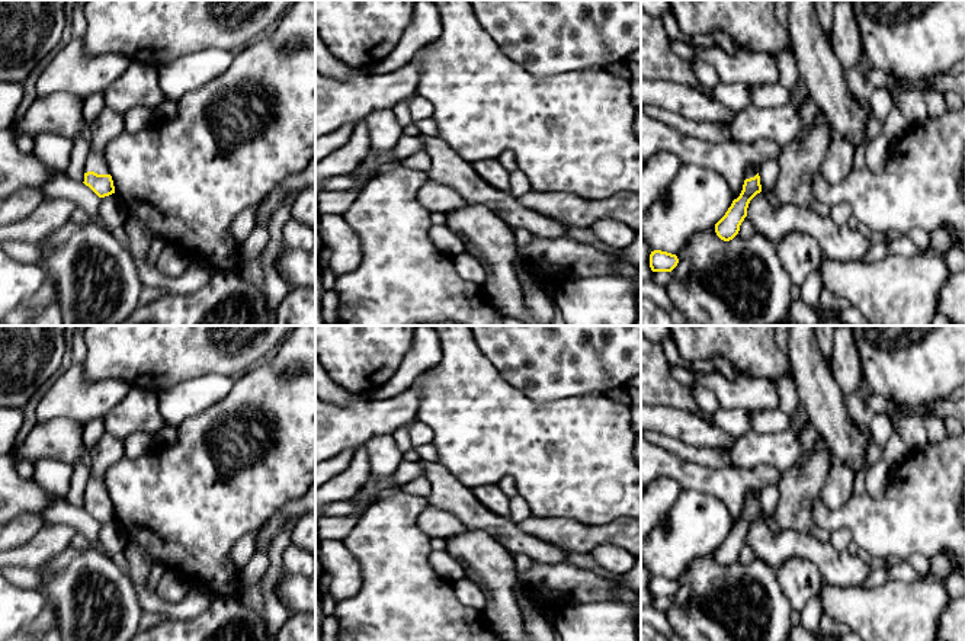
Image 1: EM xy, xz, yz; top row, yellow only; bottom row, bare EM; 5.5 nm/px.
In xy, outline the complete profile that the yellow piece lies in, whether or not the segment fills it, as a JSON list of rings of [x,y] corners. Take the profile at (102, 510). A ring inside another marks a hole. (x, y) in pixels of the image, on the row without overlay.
[[[105,433],[89,455],[92,467],[84,490],[83,509],[89,512],[99,523],[105,523],[115,519],[105,474],[113,464],[125,456],[124,439]]]

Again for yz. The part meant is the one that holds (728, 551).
[[[754,493],[746,497],[746,503],[740,522],[732,526],[725,541],[715,549],[715,558],[724,567],[730,567],[738,560],[740,551],[747,542],[750,526],[762,517],[760,501]]]

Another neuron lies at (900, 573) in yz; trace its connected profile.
[[[900,564],[889,568],[889,581],[914,581],[918,580],[921,574],[913,567]]]

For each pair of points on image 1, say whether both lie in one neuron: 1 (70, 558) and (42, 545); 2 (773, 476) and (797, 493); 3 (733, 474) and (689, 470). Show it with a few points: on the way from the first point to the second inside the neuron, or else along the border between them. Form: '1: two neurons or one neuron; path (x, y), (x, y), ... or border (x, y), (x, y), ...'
1: two neurons; border (70, 545), (35, 569)
2: two neurons; border (782, 476), (776, 484)
3: one neuron; path (723, 476), (699, 476)

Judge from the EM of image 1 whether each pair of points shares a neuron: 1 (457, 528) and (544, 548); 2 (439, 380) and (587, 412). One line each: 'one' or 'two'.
1: two
2: one

